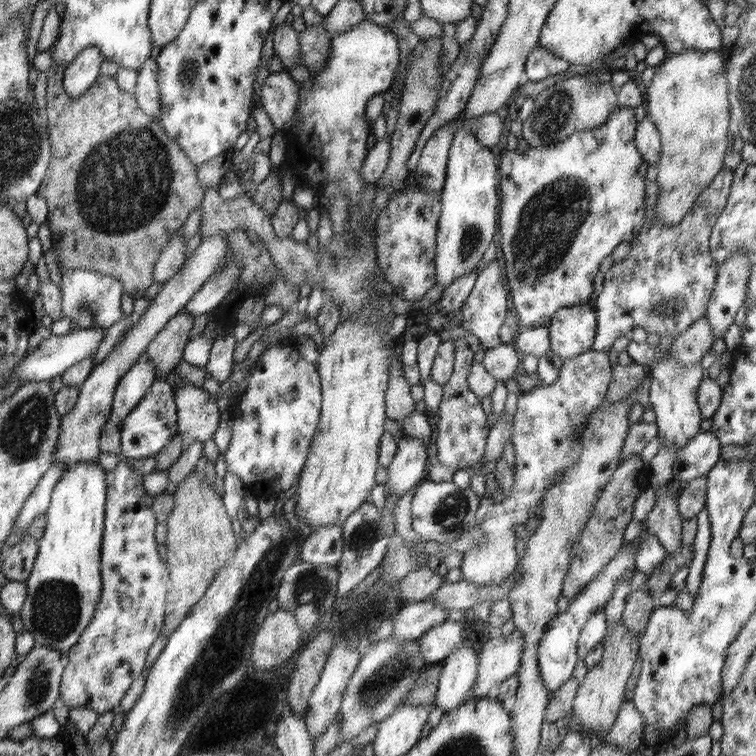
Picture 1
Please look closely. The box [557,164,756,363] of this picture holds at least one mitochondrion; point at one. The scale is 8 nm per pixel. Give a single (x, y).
(661, 309)

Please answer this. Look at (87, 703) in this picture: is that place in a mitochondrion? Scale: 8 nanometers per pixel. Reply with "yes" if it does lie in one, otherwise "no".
no

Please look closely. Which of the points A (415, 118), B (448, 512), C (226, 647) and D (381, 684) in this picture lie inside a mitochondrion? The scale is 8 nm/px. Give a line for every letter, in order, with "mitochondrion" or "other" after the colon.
A: other
B: mitochondrion
C: mitochondrion
D: mitochondrion

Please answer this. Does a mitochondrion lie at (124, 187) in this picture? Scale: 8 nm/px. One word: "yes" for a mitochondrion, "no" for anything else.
yes

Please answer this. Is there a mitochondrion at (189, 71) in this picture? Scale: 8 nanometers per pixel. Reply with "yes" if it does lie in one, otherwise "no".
yes

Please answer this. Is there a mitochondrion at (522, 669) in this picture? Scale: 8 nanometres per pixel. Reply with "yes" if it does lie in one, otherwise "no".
no

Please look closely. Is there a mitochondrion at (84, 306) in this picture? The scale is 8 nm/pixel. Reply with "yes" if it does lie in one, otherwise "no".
yes

